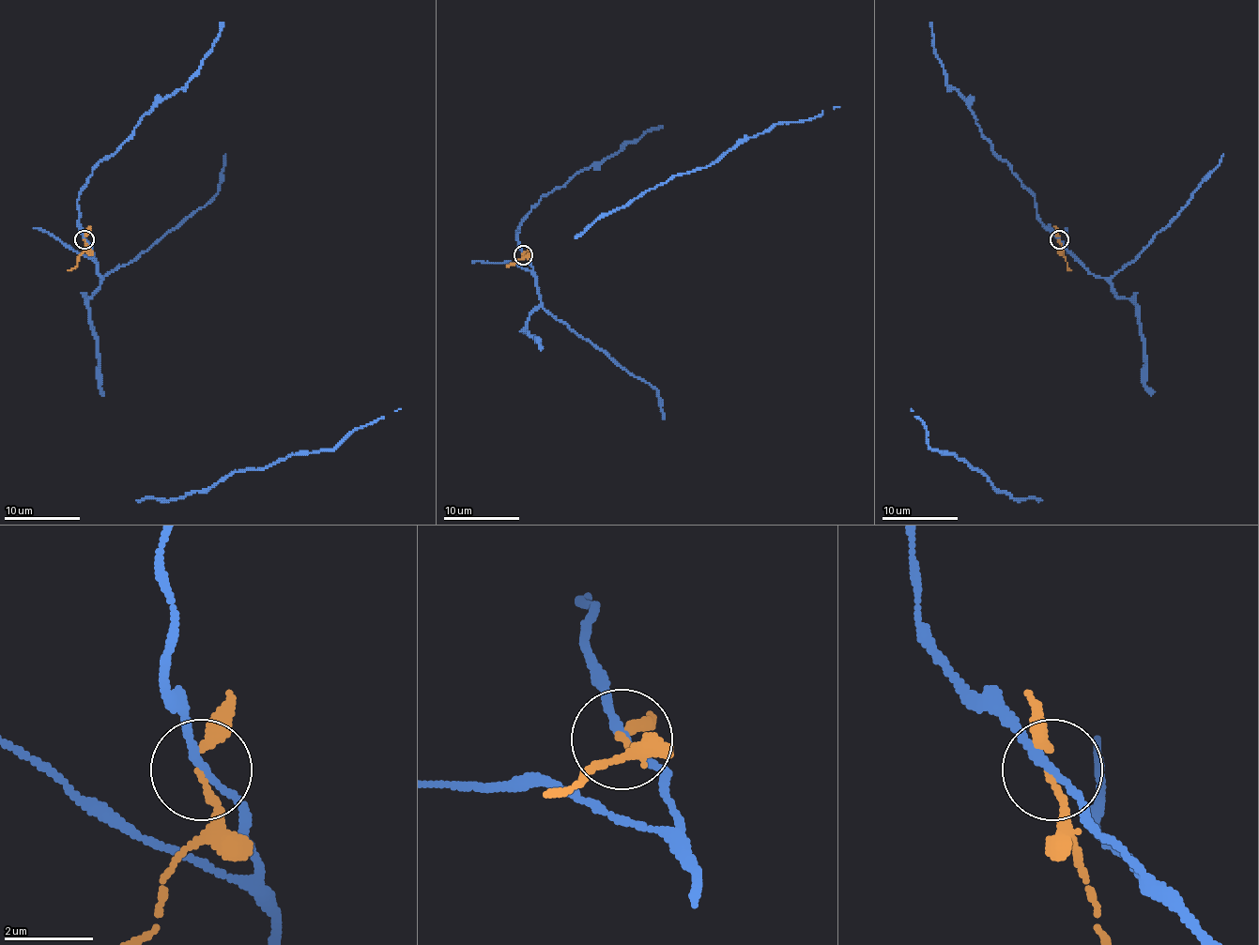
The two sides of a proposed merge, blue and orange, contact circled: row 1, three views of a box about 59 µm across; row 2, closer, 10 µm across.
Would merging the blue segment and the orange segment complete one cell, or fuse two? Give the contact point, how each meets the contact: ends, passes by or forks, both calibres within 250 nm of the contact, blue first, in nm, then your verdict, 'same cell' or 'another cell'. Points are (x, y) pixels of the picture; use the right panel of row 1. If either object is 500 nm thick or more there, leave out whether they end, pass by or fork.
place (1059, 239); blue passes by; orange passes by; calibres 170 and 140 nm; another cell

